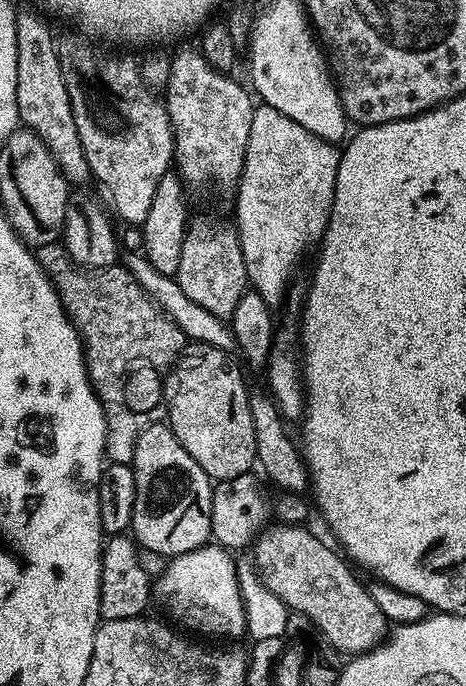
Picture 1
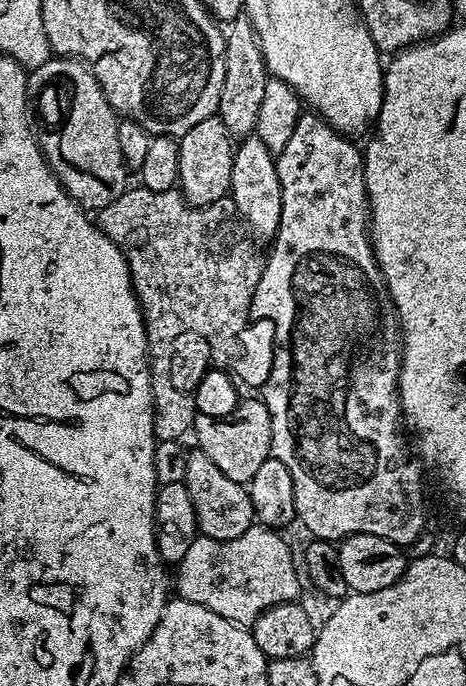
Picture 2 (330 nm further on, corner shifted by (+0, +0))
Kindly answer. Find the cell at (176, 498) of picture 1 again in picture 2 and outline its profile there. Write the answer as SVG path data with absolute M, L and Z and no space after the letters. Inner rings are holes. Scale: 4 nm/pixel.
M199 450L189 451L186 458L186 490L190 490L190 502L194 502L196 527L199 535L216 540L230 540L245 534L254 524L252 503L248 497L248 489L243 484L234 482L234 478L226 478L210 458Z

